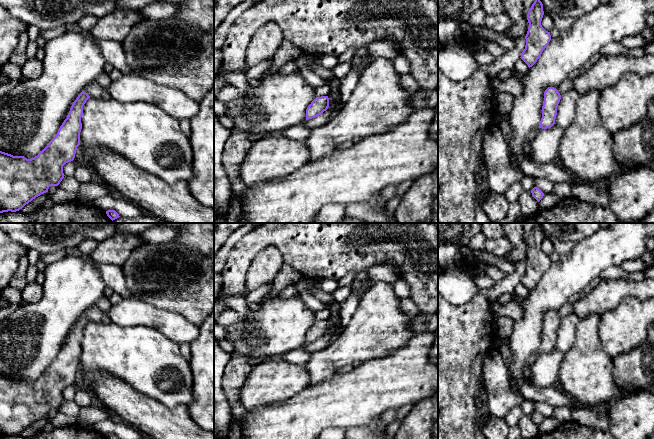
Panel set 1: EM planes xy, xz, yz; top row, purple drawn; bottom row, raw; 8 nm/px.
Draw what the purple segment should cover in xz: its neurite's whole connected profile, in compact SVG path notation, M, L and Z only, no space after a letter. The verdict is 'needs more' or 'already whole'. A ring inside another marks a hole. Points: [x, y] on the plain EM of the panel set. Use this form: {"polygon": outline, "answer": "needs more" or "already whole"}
{"polygon": "M328 320L316 321L306 333L306 344L319 340L324 335L326 335L328 331Z", "answer": "already whole"}

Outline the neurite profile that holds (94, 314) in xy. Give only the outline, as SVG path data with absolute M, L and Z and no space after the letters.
M92 305L87 308L84 311L83 316L86 316L90 320L90 322L96 323L101 323L103 318L105 317L104 313L95 305Z

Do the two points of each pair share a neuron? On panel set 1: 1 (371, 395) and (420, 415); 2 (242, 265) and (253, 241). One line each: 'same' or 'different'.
1: different
2: same

